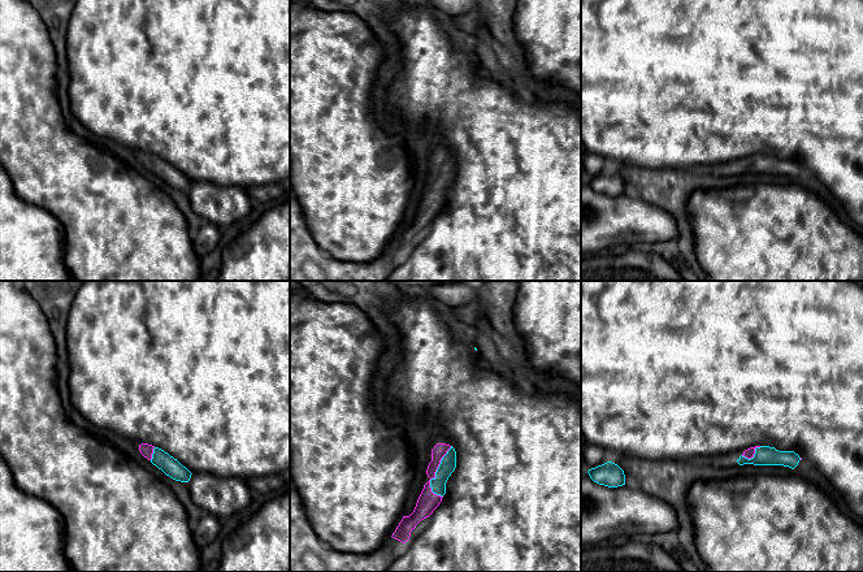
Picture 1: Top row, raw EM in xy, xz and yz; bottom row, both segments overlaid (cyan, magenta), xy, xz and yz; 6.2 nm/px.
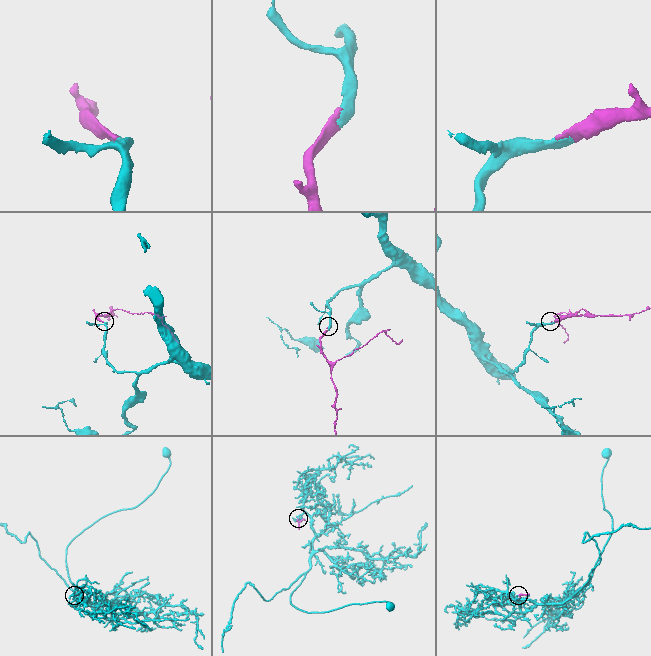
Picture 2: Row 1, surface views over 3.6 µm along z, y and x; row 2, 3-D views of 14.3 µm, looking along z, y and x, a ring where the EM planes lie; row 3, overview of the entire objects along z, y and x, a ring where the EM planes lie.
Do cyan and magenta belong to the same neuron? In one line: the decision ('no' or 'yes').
yes

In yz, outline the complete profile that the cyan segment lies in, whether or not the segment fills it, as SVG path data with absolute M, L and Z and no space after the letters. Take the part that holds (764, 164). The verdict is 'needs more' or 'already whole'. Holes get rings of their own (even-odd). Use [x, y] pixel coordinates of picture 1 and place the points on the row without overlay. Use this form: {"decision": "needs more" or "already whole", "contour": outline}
{"decision": "needs more", "contour": "M755 155L743 160L737 168L740 174L784 174L794 178L802 166L794 160L779 160L769 155Z"}

